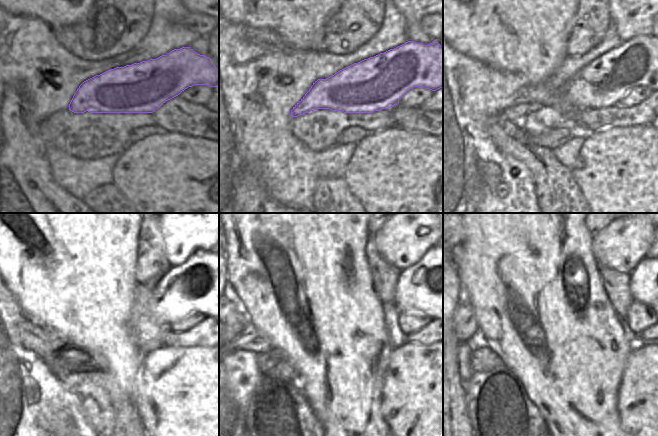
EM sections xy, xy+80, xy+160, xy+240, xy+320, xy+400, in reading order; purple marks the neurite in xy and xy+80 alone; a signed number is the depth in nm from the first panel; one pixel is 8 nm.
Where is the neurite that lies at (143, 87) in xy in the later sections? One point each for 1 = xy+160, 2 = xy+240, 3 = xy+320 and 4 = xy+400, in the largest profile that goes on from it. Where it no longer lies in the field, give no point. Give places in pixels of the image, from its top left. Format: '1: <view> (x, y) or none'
1: xy+160 (646, 60)
2: xy+240 (198, 284)
3: xy+320 (422, 286)
4: xy+400 (646, 282)

